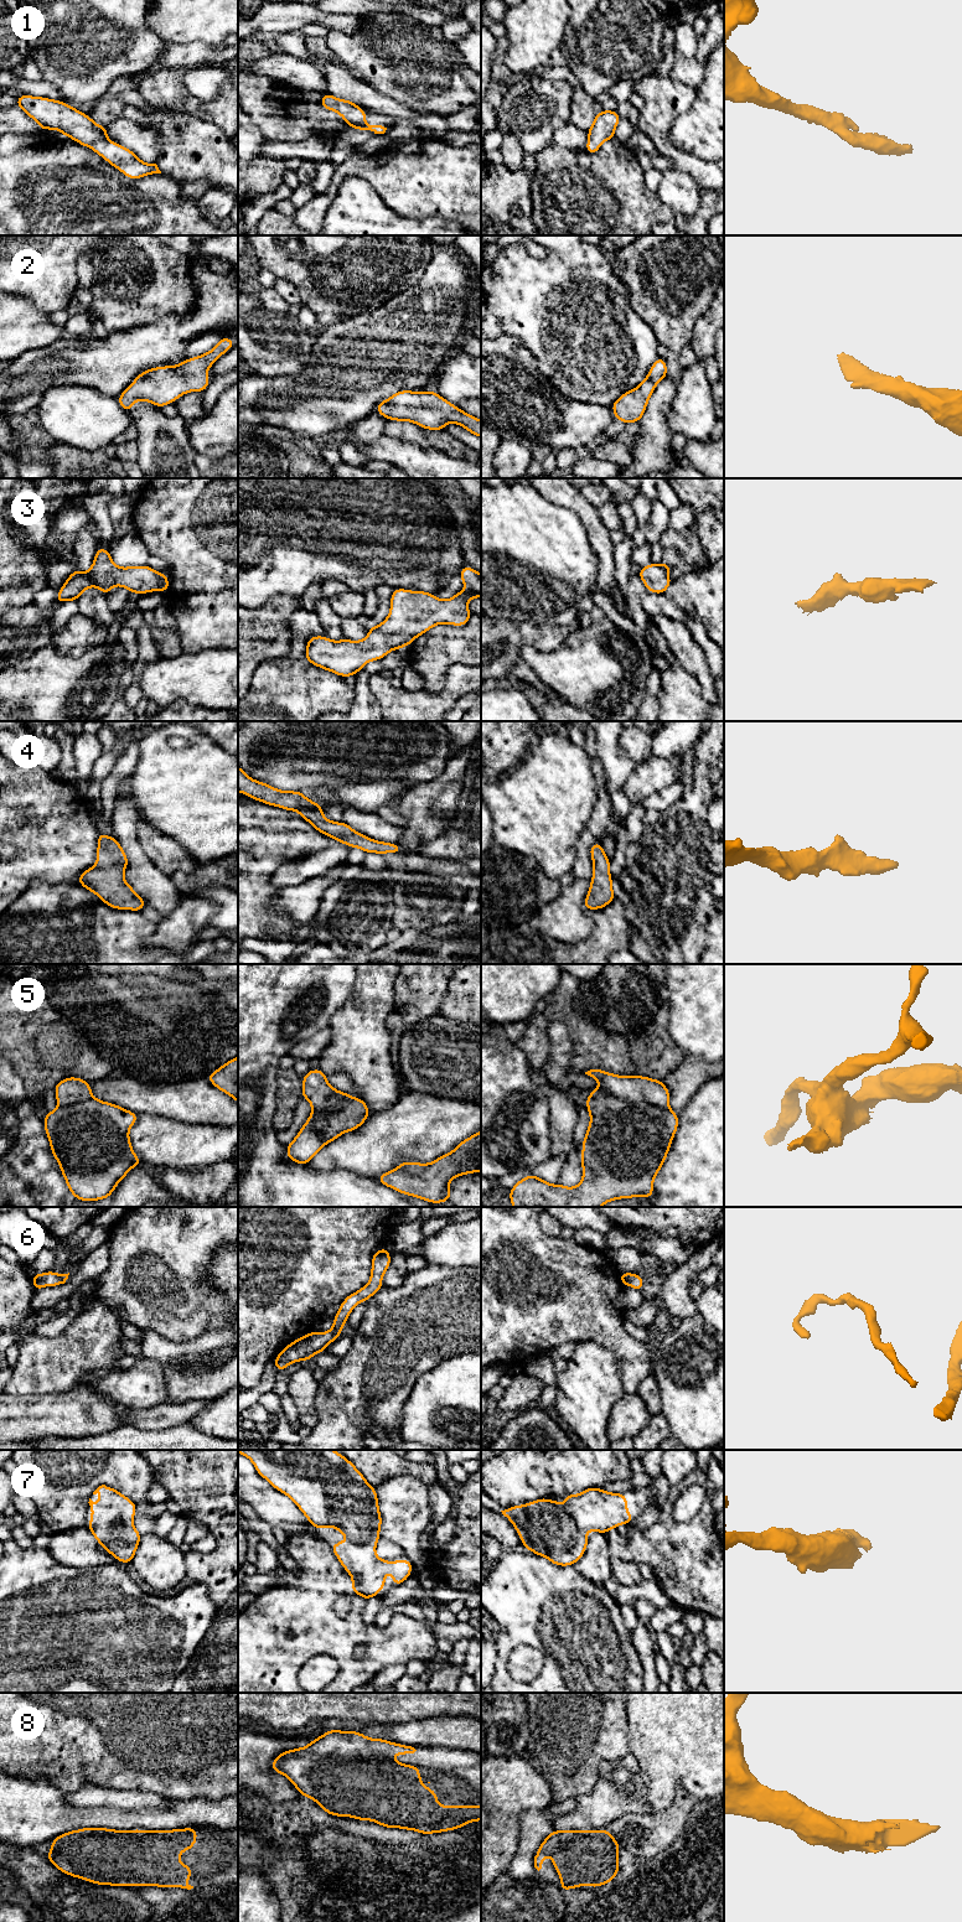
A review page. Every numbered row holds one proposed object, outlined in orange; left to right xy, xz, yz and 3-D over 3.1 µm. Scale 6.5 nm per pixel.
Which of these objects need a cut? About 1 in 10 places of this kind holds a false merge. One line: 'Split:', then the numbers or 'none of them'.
Split: 5

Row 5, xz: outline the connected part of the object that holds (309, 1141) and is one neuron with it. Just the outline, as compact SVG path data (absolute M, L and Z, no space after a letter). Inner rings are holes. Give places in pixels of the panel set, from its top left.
M332 1095L324 1113L311 1113L295 1139L286 1146L286 1156L301 1165L307 1162L326 1145L321 1133L312 1125L319 1118L335 1113L341 1107L341 1099Z

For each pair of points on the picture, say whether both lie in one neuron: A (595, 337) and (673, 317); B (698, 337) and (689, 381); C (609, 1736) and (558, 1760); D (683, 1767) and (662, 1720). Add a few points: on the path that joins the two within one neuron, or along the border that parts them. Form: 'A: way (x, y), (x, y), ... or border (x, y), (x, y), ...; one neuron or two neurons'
A: border (629, 301), (660, 343); two neurons
B: border (697, 361), (703, 364); two neurons
C: way (596, 1736), (582, 1736), (570, 1747); one neuron
D: way (683, 1756), (683, 1741), (673, 1731); one neuron

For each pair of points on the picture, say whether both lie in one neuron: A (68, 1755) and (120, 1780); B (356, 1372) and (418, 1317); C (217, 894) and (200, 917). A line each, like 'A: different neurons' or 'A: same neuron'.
A: same neuron
B: same neuron
C: different neurons

